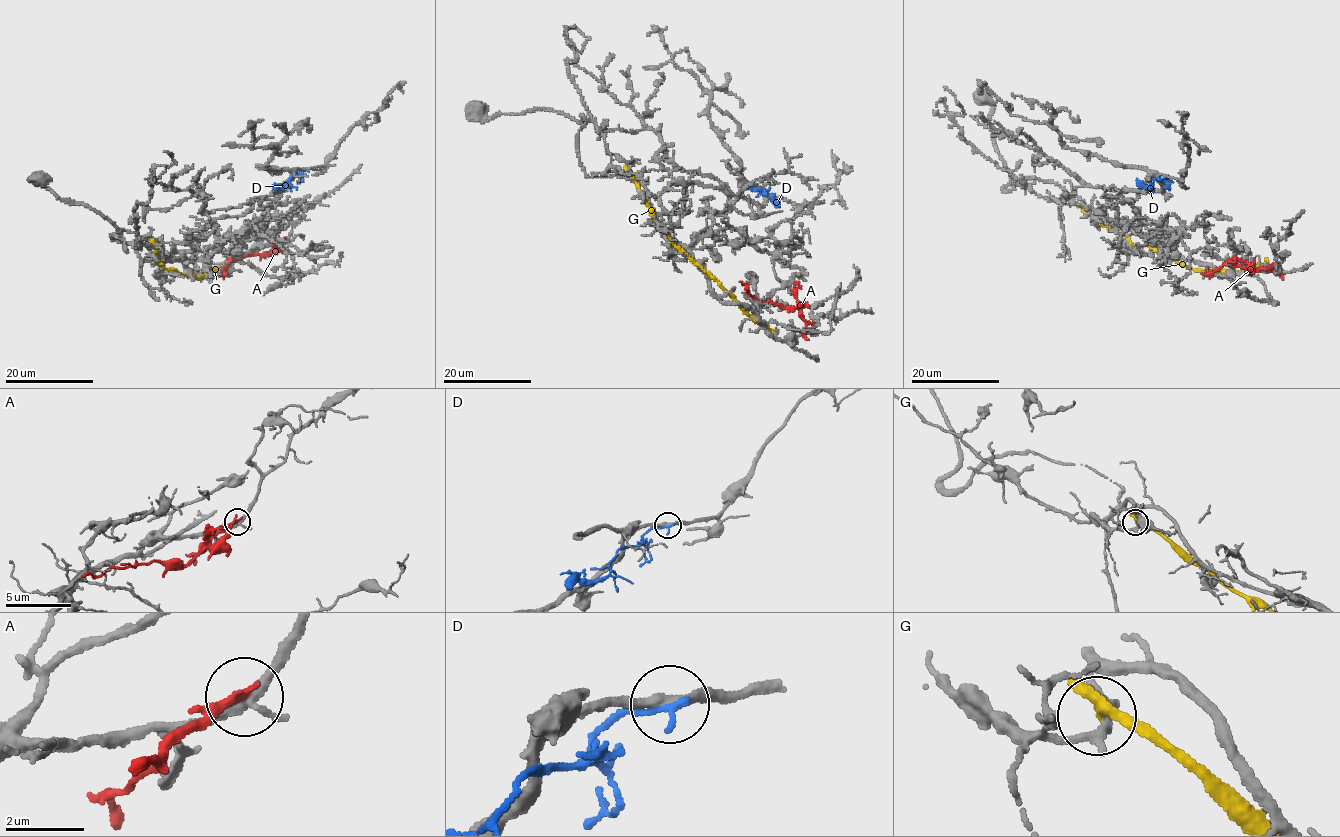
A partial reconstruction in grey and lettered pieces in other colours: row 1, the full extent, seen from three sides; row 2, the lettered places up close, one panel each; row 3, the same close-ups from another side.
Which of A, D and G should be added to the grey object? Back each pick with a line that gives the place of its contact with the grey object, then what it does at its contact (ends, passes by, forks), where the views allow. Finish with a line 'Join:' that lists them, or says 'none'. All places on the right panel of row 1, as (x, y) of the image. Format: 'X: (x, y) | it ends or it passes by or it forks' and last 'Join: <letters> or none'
Join: none

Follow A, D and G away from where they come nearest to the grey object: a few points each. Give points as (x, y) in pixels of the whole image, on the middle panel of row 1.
A: (815, 325), (809, 324), (797, 307), (787, 308), (756, 300), (740, 281)
D: (780, 197), (775, 202), (762, 190), (741, 184)
G: (627, 170), (634, 179), (649, 213), (672, 242), (717, 281), (752, 319), (773, 330)

